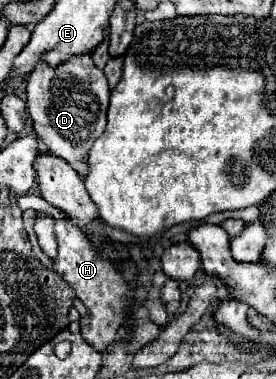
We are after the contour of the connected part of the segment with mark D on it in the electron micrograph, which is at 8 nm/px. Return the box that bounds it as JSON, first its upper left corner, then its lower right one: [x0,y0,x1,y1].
[27,52,109,178]

